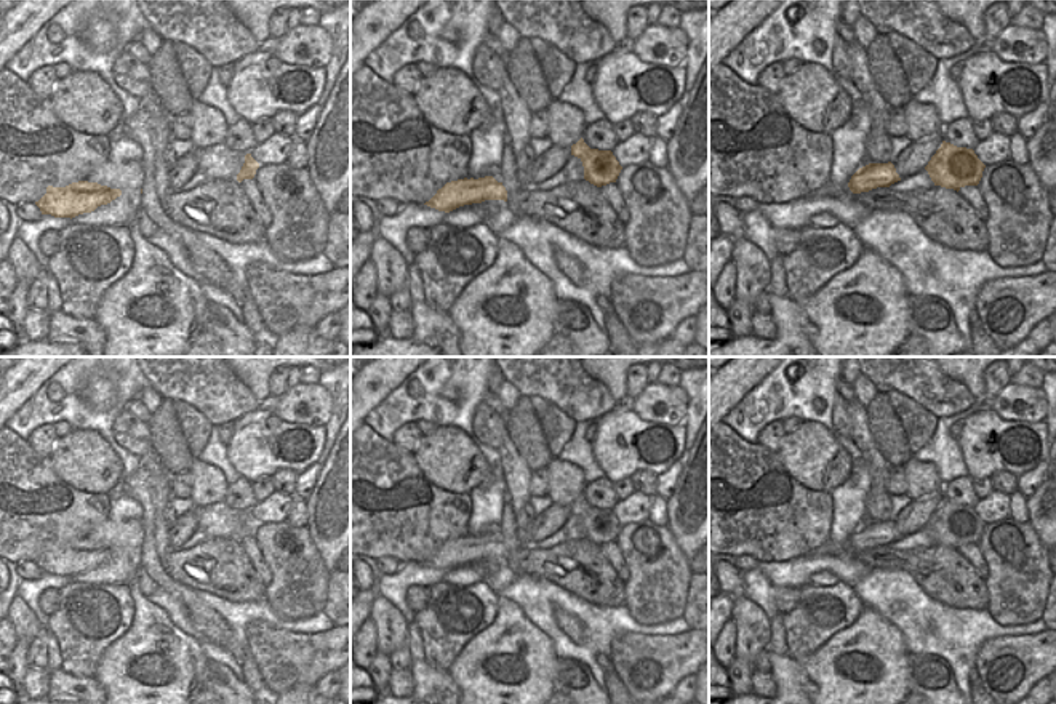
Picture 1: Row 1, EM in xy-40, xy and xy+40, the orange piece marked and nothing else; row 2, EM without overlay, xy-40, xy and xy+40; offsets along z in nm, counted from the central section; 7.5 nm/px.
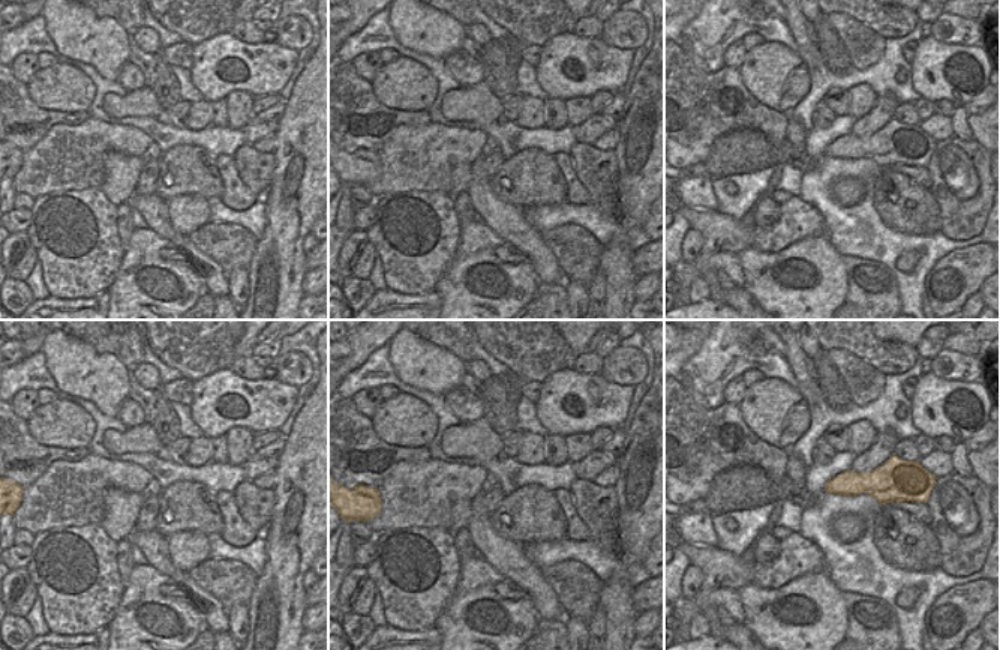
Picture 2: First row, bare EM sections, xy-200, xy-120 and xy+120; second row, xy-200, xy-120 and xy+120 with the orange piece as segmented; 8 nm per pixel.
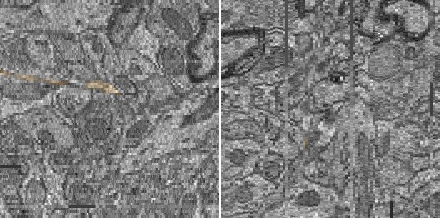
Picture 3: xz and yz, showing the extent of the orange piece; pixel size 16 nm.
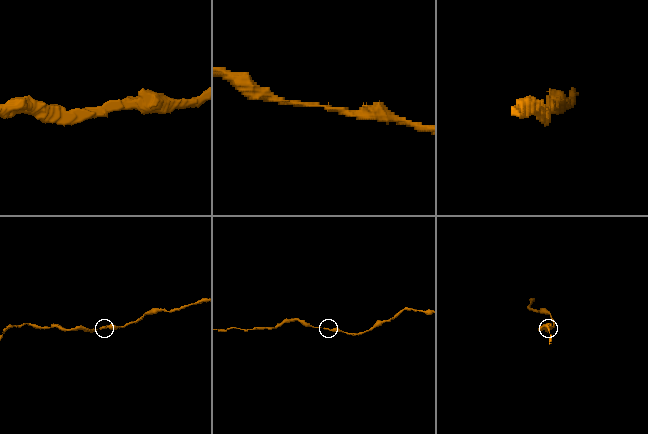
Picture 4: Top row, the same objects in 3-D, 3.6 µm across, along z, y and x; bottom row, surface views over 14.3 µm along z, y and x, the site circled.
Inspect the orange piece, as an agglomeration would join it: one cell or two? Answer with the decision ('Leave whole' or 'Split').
Leave whole.

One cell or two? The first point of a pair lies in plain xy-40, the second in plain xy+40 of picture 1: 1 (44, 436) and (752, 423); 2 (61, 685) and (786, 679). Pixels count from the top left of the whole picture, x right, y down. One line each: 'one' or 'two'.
1: two
2: one

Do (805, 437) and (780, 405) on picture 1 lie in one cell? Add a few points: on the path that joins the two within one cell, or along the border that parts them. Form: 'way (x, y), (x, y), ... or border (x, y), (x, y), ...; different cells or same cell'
border (802, 421), (820, 421), (832, 431); different cells

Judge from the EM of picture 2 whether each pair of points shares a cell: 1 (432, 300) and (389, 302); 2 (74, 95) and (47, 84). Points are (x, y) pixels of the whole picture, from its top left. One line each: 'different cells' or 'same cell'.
1: same cell
2: same cell

